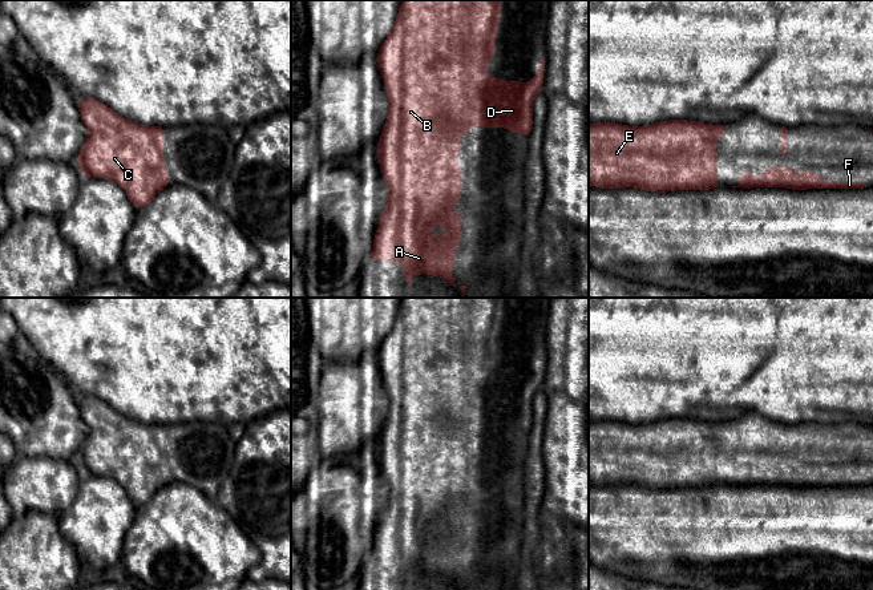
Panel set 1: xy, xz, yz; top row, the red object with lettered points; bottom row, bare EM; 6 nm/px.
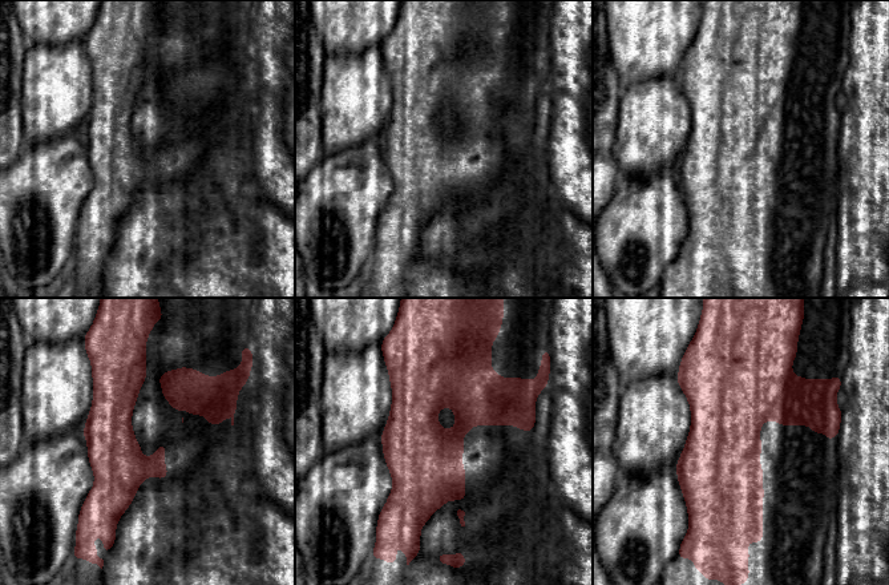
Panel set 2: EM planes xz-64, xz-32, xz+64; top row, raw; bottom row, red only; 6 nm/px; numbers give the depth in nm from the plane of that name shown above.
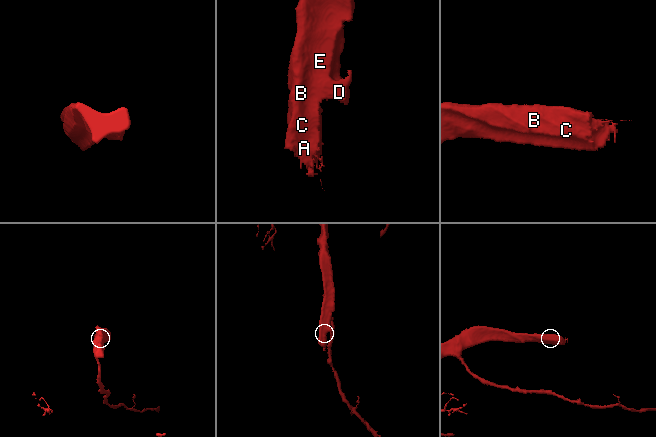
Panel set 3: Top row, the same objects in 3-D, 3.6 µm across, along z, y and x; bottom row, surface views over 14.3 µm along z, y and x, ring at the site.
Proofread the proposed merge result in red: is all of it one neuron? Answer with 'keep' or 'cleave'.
keep

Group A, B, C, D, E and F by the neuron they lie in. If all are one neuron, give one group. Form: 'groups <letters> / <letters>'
groups A B C D E F

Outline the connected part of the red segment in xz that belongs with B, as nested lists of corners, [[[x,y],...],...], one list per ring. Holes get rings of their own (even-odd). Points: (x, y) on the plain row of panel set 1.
[[[400,298],[399,312],[393,327],[381,342],[377,351],[379,368],[389,399],[387,421],[384,423],[377,441],[379,461],[388,484],[388,496],[387,505],[379,517],[379,525],[373,537],[373,547],[368,555],[371,558],[389,558],[392,562],[401,558],[403,573],[408,583],[412,582],[408,575],[417,571],[442,574],[450,579],[452,583],[457,583],[456,577],[450,573],[450,566],[456,562],[456,543],[461,541],[461,512],[457,510],[450,501],[460,500],[462,496],[461,469],[458,466],[458,450],[461,448],[458,435],[466,435],[468,425],[508,425],[512,431],[524,431],[526,436],[529,436],[533,427],[533,399],[534,395],[541,391],[543,383],[545,355],[541,356],[539,368],[530,380],[504,379],[501,376],[489,375],[486,371],[488,360],[496,353],[494,336],[501,315],[500,299],[501,298]],[[437,522],[446,525],[446,530],[442,534],[432,533],[432,525]]]

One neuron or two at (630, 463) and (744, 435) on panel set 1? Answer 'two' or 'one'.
one

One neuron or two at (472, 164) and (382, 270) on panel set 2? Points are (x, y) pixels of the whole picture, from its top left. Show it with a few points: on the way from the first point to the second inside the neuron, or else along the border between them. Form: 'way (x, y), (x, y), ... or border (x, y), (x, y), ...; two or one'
way (444, 185), (399, 230), (397, 242); one

